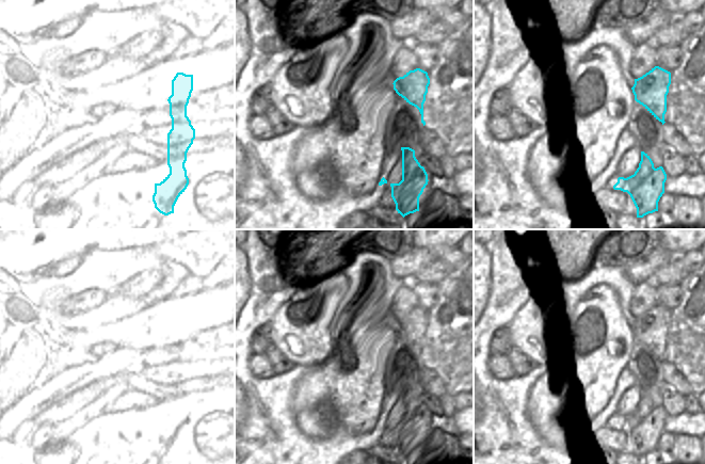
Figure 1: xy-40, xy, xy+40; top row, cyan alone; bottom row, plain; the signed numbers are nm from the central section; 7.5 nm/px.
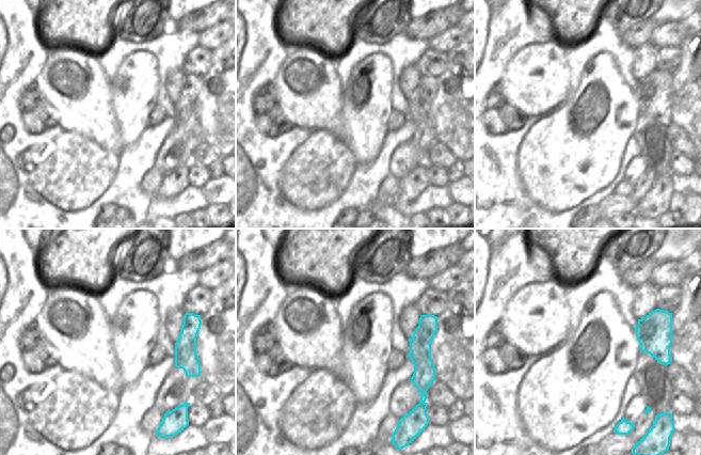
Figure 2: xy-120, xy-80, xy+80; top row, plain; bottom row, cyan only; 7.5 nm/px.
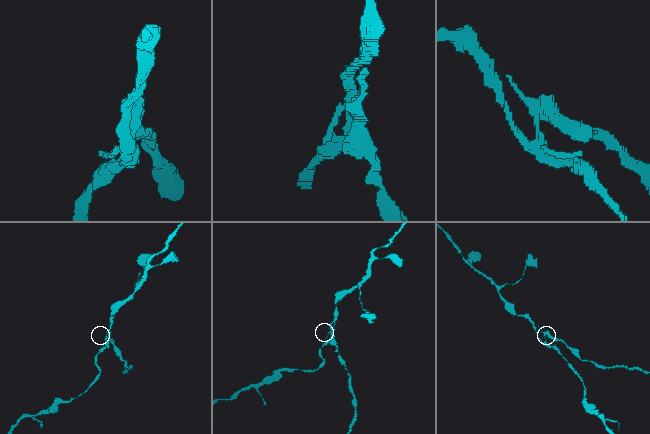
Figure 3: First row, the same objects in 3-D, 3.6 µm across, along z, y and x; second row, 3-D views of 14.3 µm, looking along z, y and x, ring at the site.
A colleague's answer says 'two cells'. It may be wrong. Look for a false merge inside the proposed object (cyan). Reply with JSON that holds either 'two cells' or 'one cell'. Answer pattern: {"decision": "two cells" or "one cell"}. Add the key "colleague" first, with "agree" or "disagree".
{"colleague": "agree", "decision": "two cells"}

